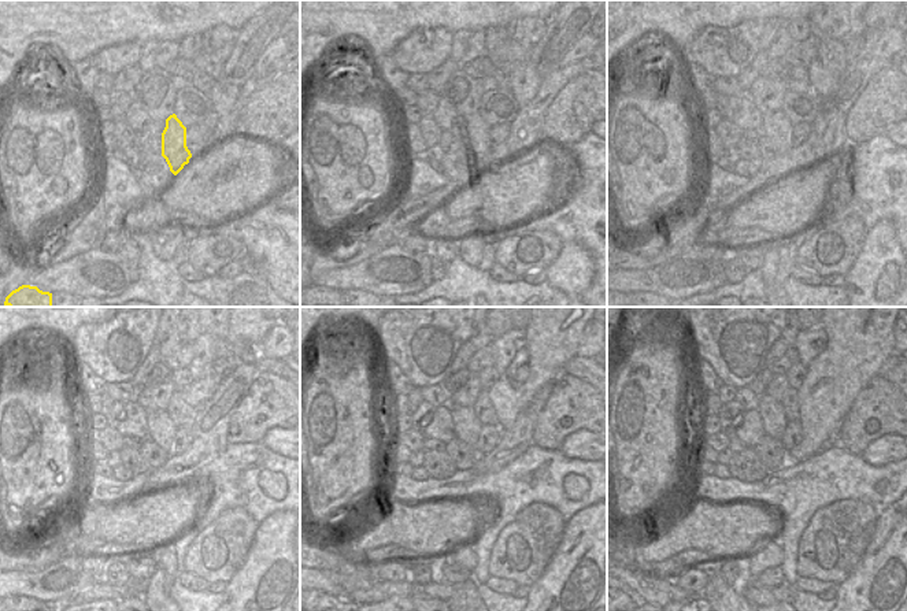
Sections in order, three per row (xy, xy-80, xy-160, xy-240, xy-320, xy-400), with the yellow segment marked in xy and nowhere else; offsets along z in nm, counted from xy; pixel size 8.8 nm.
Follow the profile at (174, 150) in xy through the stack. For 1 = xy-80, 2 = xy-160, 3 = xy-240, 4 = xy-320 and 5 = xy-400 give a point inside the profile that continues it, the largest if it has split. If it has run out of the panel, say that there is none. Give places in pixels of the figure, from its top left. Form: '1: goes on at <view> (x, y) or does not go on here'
1: goes on at xy-80 (477, 129)
2: goes on at xy-160 (776, 125)
3: goes on at xy-240 (160, 428)
4: goes on at xy-320 (467, 426)
5: goes on at xy-400 (772, 413)

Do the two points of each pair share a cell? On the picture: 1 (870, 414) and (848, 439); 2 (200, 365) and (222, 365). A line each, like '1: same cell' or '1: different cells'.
1: same cell
2: same cell

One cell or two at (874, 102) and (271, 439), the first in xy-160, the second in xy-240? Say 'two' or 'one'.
two

